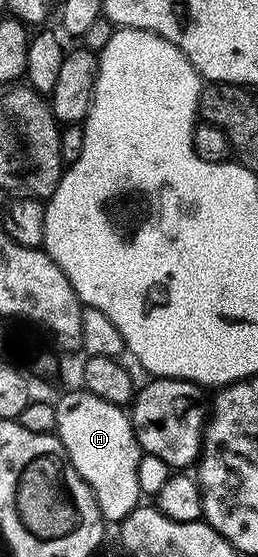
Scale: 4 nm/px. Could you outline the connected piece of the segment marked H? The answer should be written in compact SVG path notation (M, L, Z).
M77 389L68 391L60 400L55 400L56 430L60 443L66 449L68 459L78 469L80 476L90 485L94 497L98 501L98 509L104 514L109 524L119 524L120 520L141 506L142 496L138 485L138 461L142 454L138 441L132 432L132 421L125 408L114 405L110 401L102 401L102 397L94 397L94 393Z

